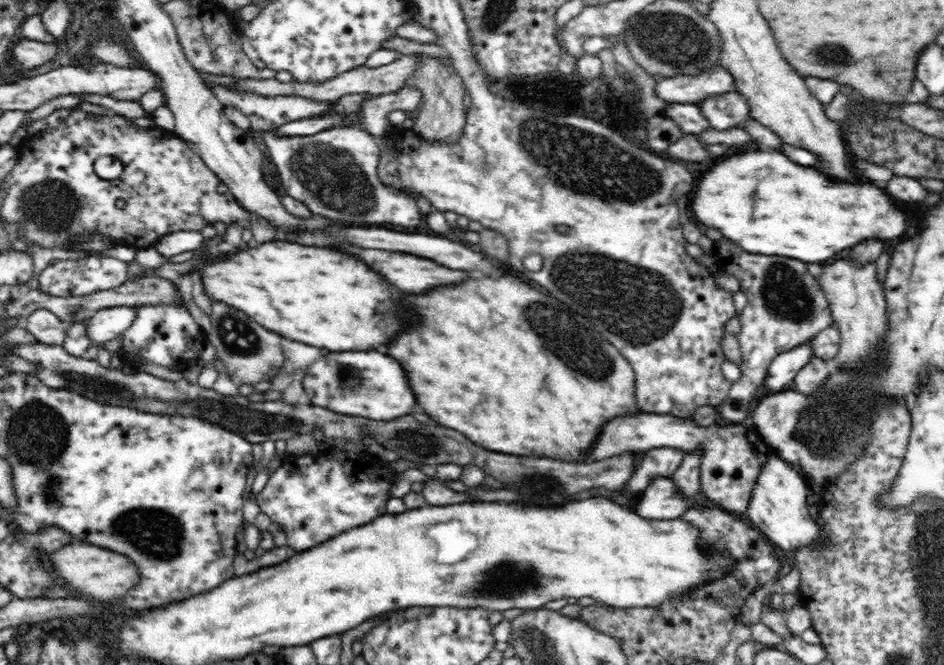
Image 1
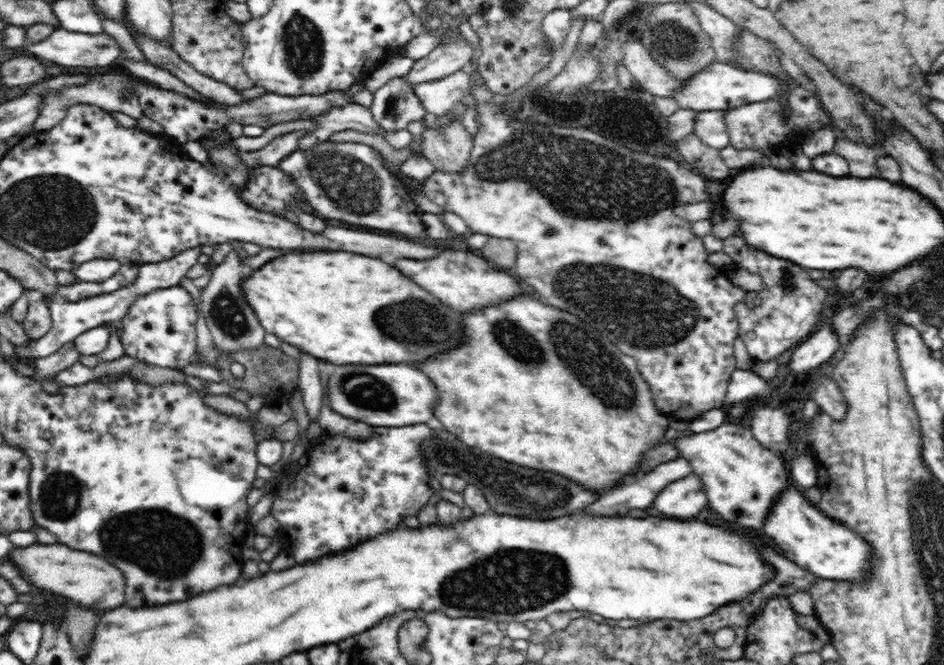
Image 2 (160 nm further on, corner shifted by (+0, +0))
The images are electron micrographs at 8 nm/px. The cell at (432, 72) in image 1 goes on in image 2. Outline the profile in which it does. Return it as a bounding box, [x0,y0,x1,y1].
[417,120,473,173]

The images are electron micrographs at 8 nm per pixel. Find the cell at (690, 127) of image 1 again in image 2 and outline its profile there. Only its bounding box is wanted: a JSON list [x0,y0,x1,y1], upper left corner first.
[694,111,731,151]

